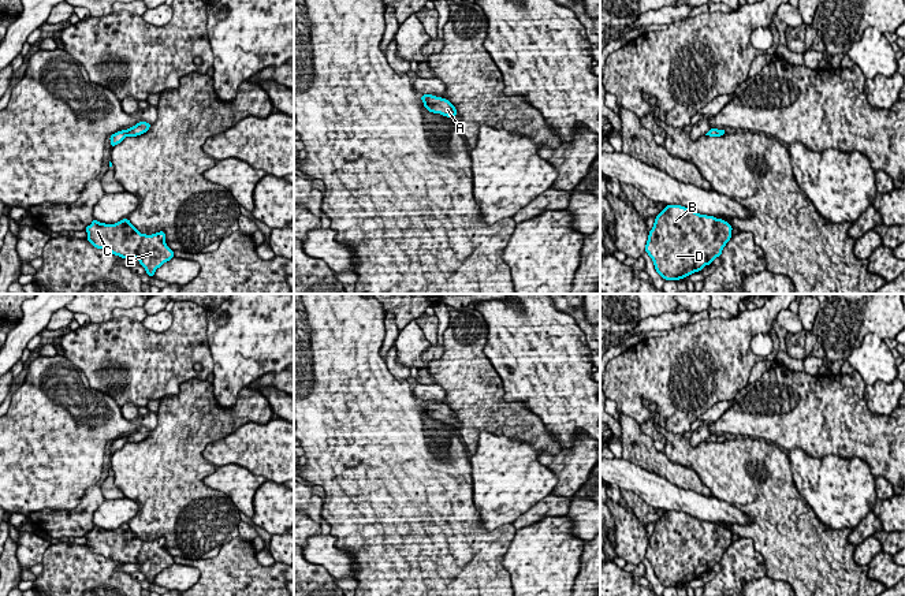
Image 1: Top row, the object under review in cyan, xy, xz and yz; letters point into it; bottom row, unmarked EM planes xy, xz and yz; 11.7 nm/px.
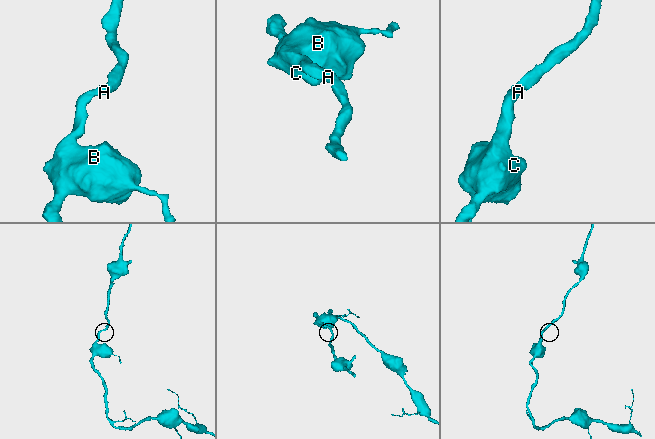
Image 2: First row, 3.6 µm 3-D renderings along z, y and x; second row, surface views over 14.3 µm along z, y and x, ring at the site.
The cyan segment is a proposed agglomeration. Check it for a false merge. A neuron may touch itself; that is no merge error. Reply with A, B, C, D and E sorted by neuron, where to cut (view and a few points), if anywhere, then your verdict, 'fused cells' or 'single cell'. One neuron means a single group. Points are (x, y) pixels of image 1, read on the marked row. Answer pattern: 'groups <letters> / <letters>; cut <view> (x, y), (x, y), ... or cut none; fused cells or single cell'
groups A B C D E; cut none; single cell

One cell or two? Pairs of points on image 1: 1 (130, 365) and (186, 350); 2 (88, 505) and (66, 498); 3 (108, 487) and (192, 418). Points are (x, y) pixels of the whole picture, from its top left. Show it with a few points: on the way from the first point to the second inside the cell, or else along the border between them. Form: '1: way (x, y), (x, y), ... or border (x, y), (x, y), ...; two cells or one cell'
1: way (144, 365), (161, 362), (172, 353); one cell
2: border (96, 483), (86, 490), (74, 507), (47, 509); two cells
3: border (112, 475), (114, 484), (125, 496); two cells

